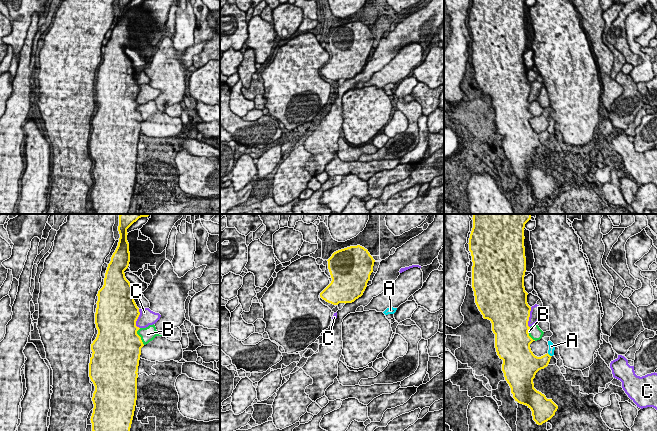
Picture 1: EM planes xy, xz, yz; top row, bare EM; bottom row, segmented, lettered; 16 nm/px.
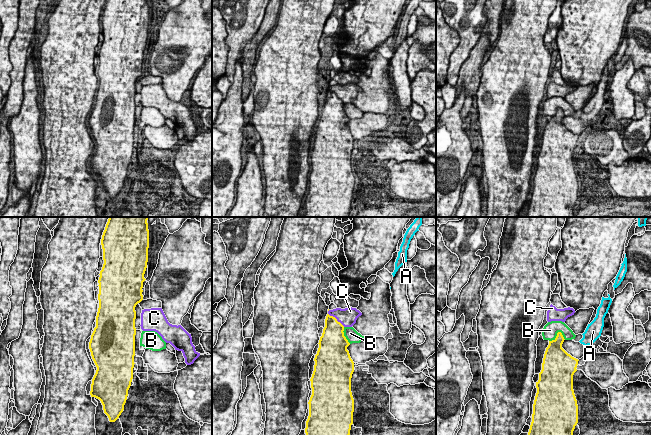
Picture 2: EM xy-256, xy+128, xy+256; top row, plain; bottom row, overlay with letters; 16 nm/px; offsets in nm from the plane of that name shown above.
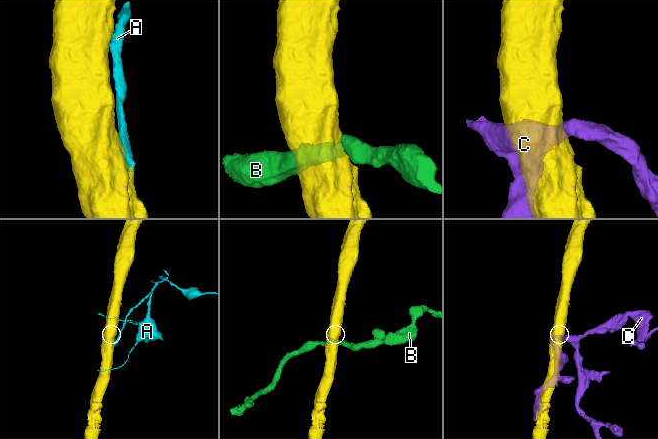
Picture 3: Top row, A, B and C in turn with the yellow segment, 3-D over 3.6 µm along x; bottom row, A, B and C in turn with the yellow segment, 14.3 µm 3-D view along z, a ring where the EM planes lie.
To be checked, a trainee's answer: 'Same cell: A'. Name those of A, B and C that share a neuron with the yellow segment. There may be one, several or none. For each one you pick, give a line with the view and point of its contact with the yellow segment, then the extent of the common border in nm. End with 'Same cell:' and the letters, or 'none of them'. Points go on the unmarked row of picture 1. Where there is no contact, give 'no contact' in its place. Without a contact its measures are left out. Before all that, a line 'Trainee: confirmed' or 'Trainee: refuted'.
Trainee: confirmed
A: meets yellow in yz at (548, 130); contact 100 nm long
Same cell: A

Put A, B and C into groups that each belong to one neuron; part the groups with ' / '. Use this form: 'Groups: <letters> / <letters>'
Groups: A / B / C

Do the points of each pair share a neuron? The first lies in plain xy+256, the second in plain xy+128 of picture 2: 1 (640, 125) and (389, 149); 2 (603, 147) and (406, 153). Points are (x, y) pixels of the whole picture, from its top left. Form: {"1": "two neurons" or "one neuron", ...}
{"1": "two neurons", "2": "one neuron"}

